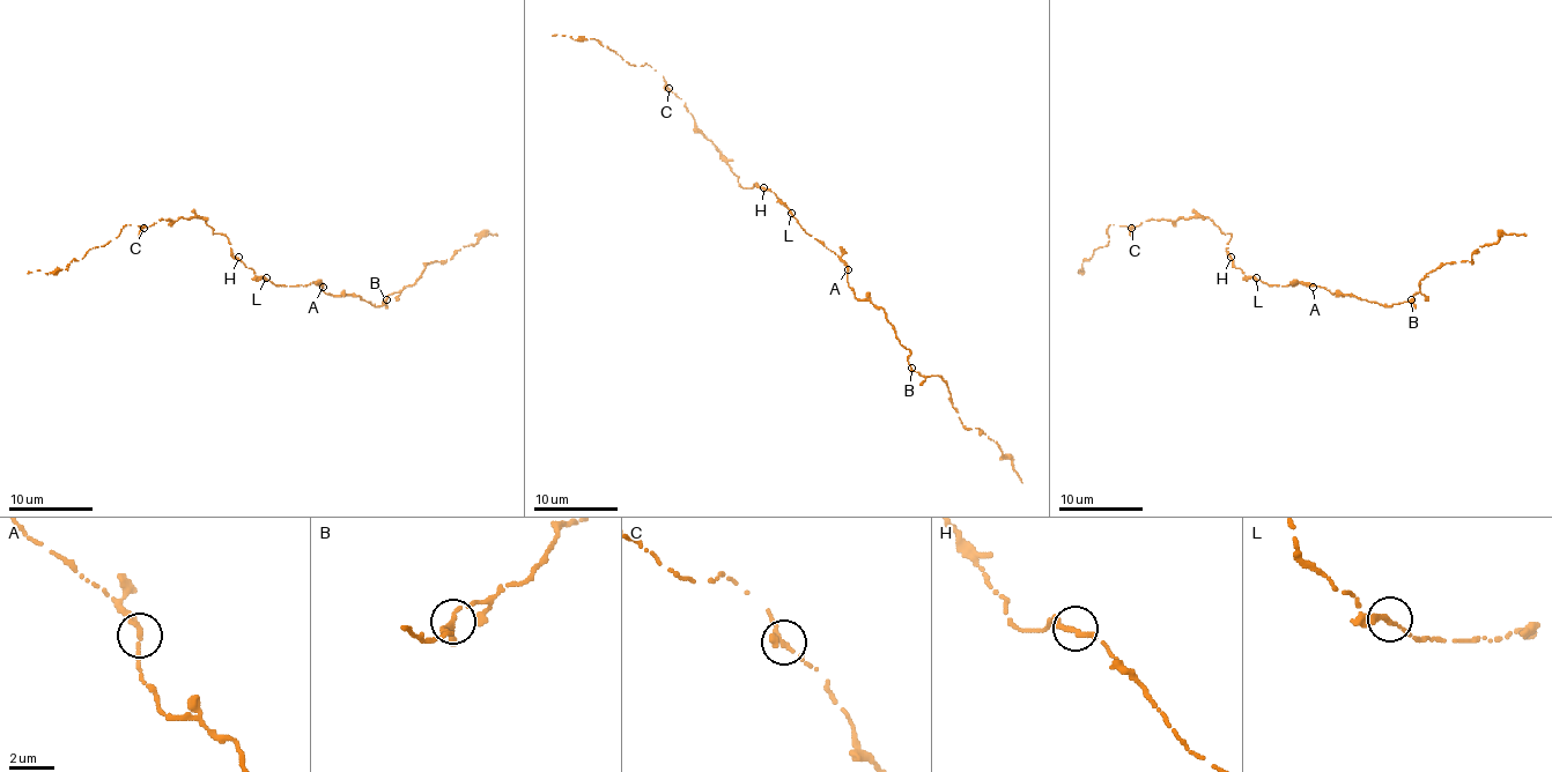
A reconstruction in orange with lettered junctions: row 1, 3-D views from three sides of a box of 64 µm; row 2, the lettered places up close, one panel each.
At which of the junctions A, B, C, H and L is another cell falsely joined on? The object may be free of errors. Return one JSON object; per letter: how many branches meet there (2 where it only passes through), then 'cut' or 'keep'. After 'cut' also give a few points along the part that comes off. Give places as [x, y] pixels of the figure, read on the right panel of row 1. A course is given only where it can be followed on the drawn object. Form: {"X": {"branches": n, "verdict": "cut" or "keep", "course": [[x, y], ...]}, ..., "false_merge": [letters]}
{"A": {"branches": 2, "verdict": "keep"}, "B": {"branches": 2, "verdict": "keep"}, "C": {"branches": 2, "verdict": "keep"}, "H": {"branches": 2, "verdict": "keep"}, "L": {"branches": 2, "verdict": "keep"}, "false_merge": []}

